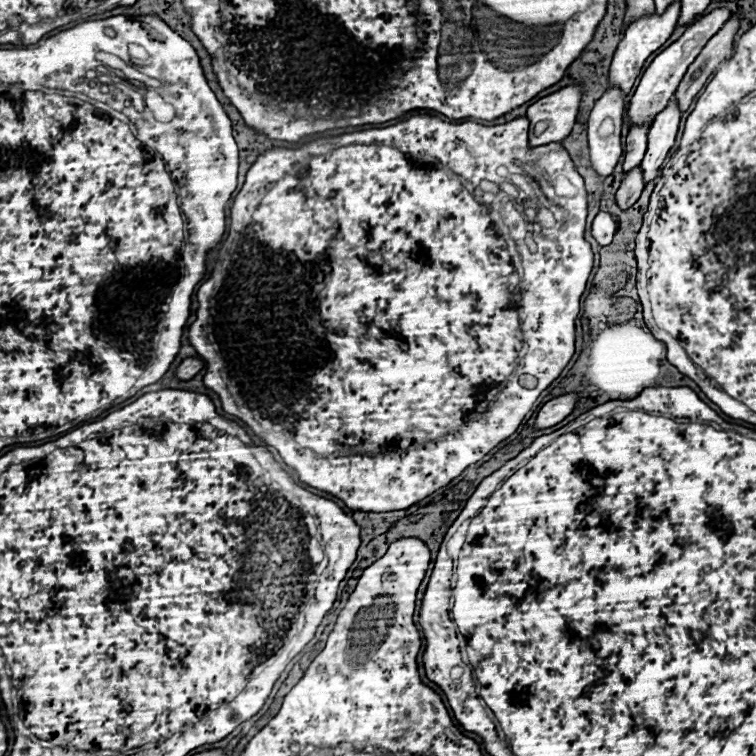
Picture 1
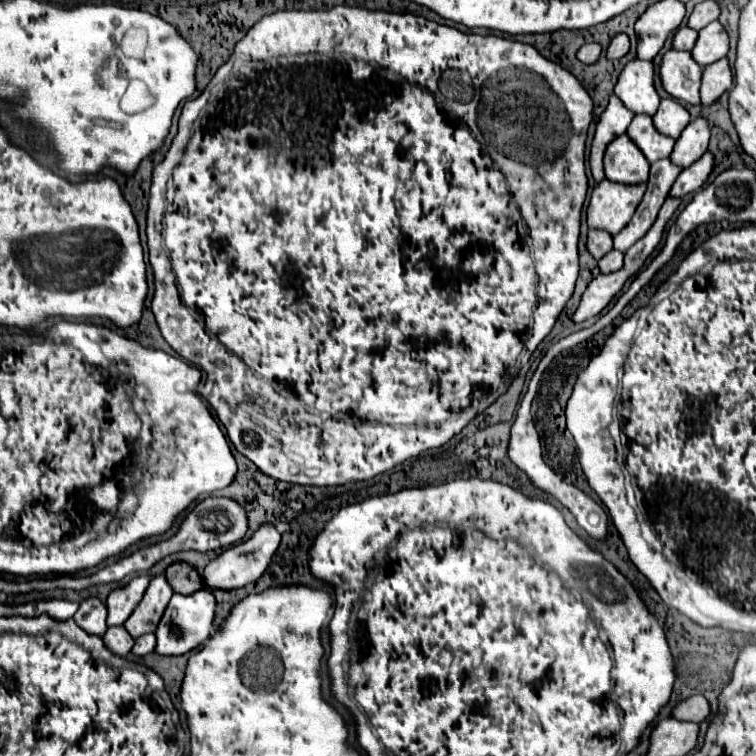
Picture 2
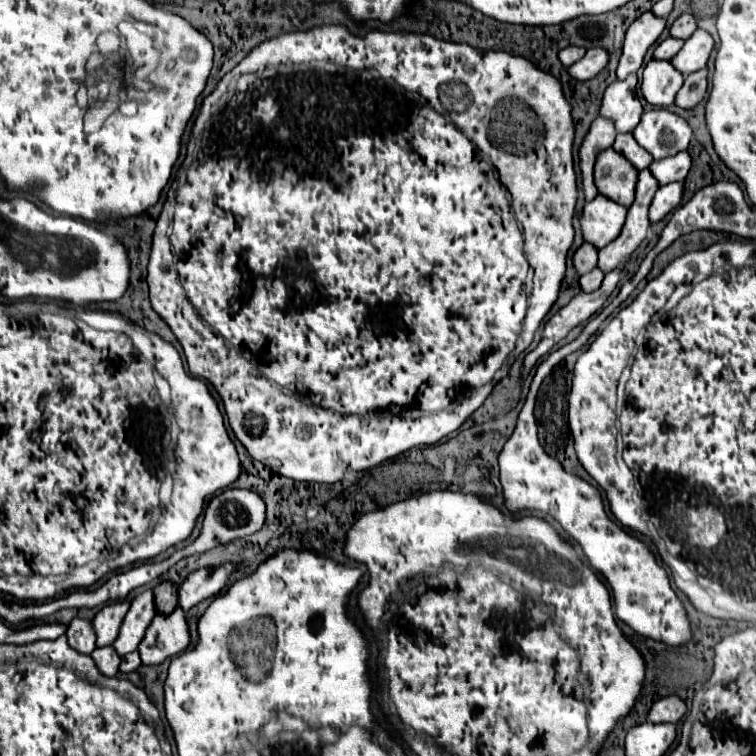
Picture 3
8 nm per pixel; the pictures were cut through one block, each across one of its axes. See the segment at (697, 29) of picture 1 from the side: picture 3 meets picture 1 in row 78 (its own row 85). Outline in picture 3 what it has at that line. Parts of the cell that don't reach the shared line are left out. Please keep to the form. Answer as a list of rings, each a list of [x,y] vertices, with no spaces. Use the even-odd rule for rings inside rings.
[[[650,60],[642,74],[642,96],[648,104],[668,108],[674,104],[674,96],[684,82],[682,74],[666,60]]]

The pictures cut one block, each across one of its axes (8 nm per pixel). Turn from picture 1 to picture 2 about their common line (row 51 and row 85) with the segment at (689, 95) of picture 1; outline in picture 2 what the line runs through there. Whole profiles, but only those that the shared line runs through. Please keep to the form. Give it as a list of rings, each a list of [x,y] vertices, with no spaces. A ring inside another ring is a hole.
[[[722,58],[704,68],[702,88],[700,88],[702,104],[716,102],[730,88],[732,88],[732,70],[728,64],[728,58]]]

